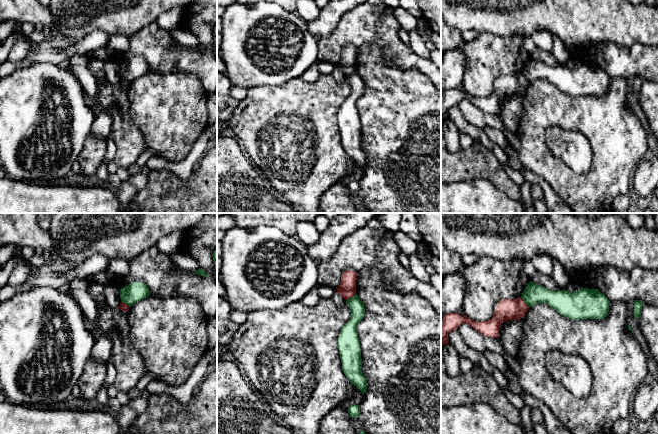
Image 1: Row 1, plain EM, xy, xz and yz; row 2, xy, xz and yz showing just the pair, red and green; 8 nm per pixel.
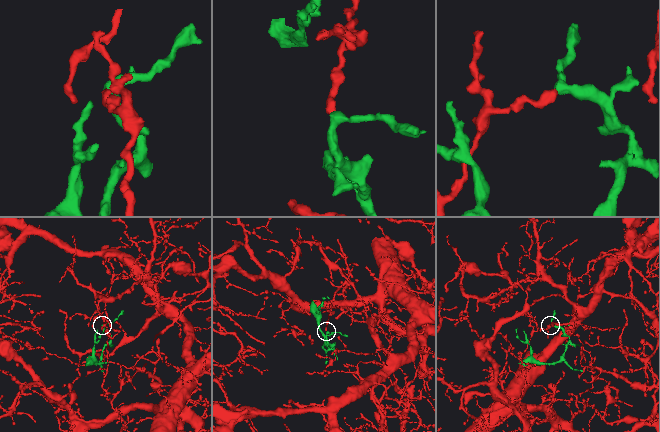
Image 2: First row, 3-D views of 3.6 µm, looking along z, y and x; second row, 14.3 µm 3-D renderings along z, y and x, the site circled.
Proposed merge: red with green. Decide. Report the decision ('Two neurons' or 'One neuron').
Two neurons

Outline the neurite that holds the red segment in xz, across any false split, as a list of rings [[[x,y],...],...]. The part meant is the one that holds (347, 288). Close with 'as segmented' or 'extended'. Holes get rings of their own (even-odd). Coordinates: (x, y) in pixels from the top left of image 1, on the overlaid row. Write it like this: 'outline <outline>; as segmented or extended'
outline [[[348,270],[345,271],[341,276],[341,282],[337,289],[337,293],[340,294],[345,300],[350,299],[356,294],[356,280],[357,273]]]; as segmented

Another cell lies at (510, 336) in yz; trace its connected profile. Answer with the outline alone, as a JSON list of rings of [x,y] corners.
[[[525,316],[519,320],[508,320],[500,325],[497,340],[505,351],[513,358],[517,358],[523,338]]]

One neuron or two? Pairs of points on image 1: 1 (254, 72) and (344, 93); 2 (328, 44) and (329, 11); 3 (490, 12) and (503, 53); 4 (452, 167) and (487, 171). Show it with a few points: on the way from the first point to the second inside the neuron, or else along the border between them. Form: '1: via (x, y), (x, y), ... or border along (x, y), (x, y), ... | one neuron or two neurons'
1: border along (299, 77), (292, 78), (283, 86), (266, 86) | two neurons
2: border along (342, 16), (336, 28), (329, 35), (316, 39) | two neurons
3: border along (487, 32), (506, 38) | two neurons
4: via (461, 167), (478, 167) | one neuron

